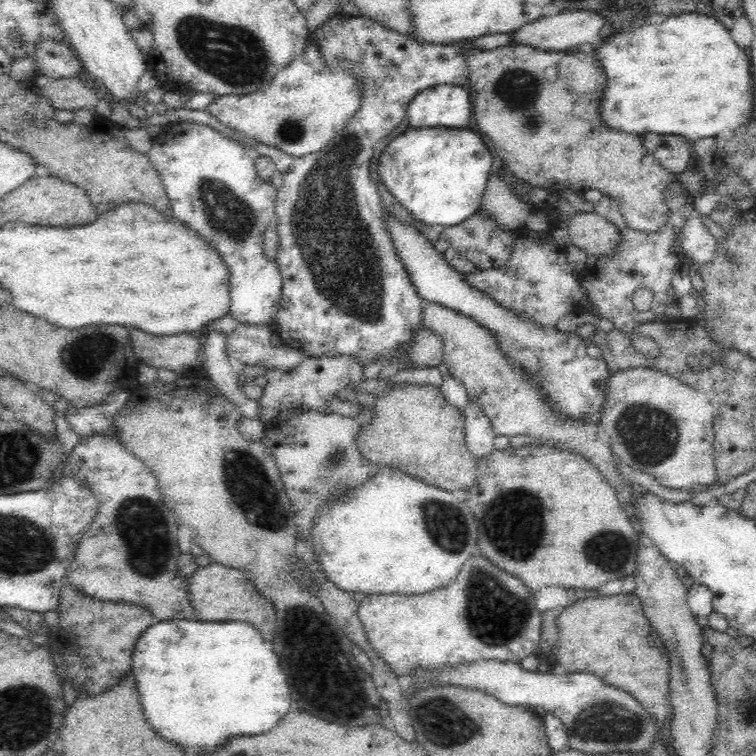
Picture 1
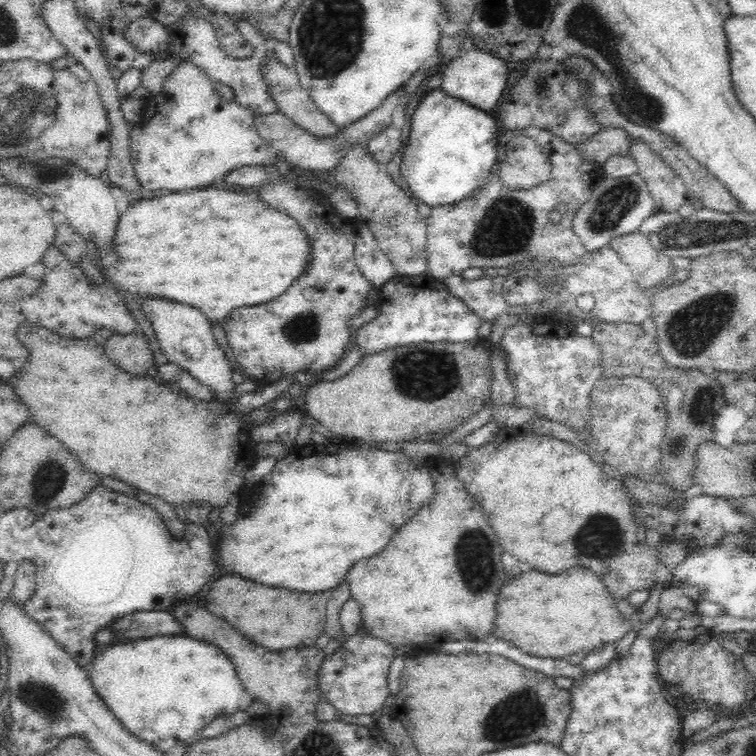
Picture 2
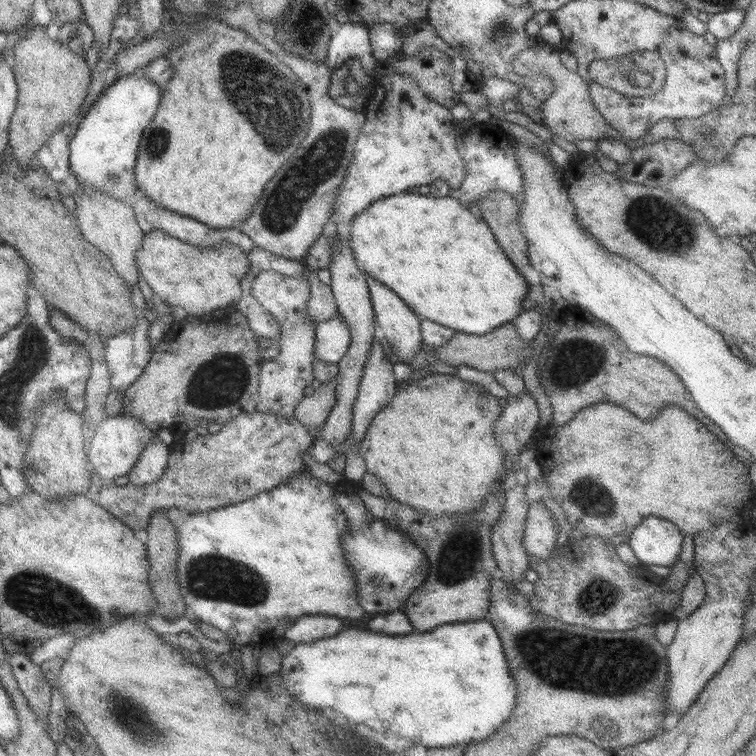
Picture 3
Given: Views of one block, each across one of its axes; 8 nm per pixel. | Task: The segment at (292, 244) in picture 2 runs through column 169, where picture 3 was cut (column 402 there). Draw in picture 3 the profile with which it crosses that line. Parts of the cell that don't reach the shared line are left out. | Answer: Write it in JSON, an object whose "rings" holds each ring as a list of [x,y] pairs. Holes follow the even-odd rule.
{"rings":[[[397,193],[383,198],[377,198],[363,213],[355,215],[353,221],[350,221],[350,239],[348,245],[354,256],[354,260],[359,265],[361,271],[374,280],[381,282],[389,290],[393,290],[399,298],[403,298],[403,302],[407,302],[407,306],[421,318],[427,318],[431,322],[437,322],[441,326],[446,326],[451,330],[460,333],[473,334],[481,336],[491,332],[494,328],[503,324],[512,323],[513,318],[523,310],[521,301],[527,294],[527,282],[520,276],[515,266],[511,266],[511,262],[507,259],[507,255],[499,248],[499,244],[495,242],[493,234],[485,222],[477,216],[473,216],[467,208],[463,208],[457,200],[451,197],[434,197],[431,195],[419,195],[413,193]]]}

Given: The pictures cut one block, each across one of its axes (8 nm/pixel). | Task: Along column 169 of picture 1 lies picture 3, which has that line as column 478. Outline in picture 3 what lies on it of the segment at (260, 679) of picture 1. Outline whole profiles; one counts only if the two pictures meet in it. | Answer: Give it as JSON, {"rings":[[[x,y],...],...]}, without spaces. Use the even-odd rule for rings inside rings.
{"rings":[[[485,620],[445,624],[445,626],[437,626],[435,630],[429,630],[429,632],[413,630],[411,634],[403,635],[385,635],[369,632],[369,630],[347,628],[347,630],[341,630],[330,638],[319,638],[312,642],[297,642],[290,648],[288,654],[280,655],[280,657],[281,668],[278,670],[278,674],[281,676],[282,688],[291,698],[291,702],[294,699],[299,704],[305,704],[305,708],[317,710],[323,718],[329,718],[331,724],[341,726],[345,730],[353,730],[363,742],[379,746],[387,753],[399,753],[401,746],[421,745],[429,748],[451,745],[466,746],[473,741],[483,740],[487,736],[494,734],[497,727],[507,717],[510,717],[511,711],[515,706],[515,699],[517,699],[515,684],[512,680],[513,676],[509,674],[509,666],[507,666],[507,659],[505,659],[501,641],[492,624],[485,622]]]}

